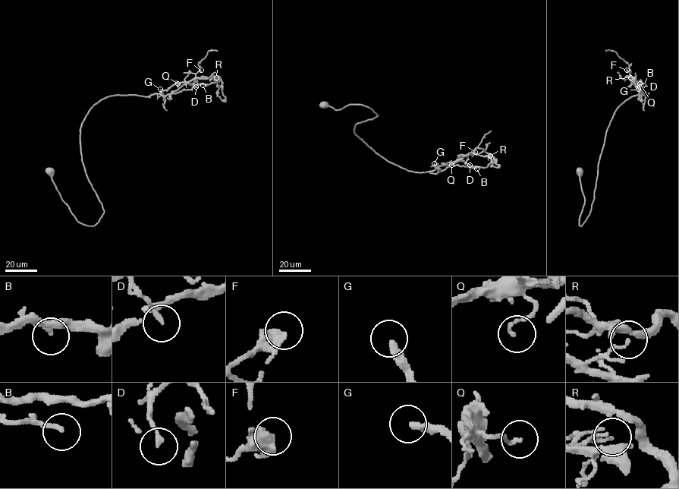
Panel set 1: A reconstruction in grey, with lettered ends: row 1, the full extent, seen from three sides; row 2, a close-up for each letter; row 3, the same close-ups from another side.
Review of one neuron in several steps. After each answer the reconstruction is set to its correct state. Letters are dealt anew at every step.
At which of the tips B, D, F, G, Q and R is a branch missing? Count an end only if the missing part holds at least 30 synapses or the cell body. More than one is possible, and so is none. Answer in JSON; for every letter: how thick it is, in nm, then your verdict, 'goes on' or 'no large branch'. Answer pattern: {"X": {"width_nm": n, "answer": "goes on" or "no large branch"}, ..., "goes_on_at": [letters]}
{"B": {"width_nm": 170, "answer": "no large branch"}, "D": {"width_nm": 120, "answer": "no large branch"}, "F": {"width_nm": 440, "answer": "no large branch"}, "G": {"width_nm": 300, "answer": "goes on"}, "Q": {"width_nm": 110, "answer": "no large branch"}, "R": {"width_nm": 90, "answer": "no large branch"}, "goes_on_at": ["G"]}

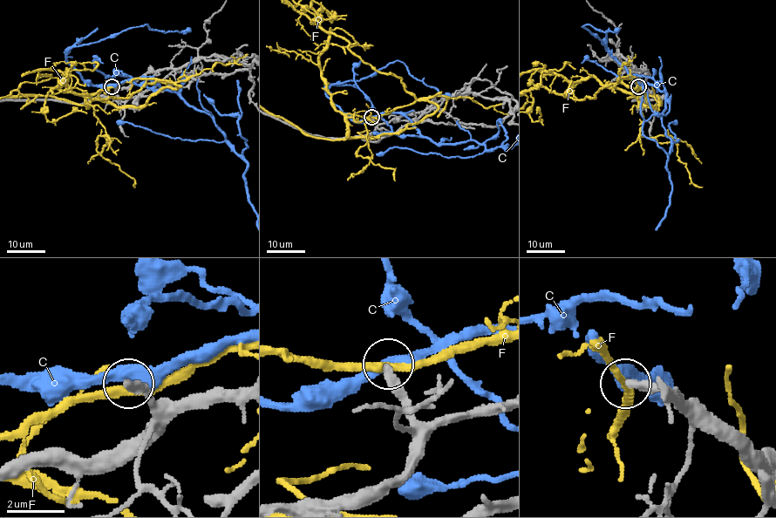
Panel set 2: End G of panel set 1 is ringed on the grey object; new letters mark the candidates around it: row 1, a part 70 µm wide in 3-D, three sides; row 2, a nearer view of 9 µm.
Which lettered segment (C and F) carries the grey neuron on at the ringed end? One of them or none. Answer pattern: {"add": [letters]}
{"add": []}

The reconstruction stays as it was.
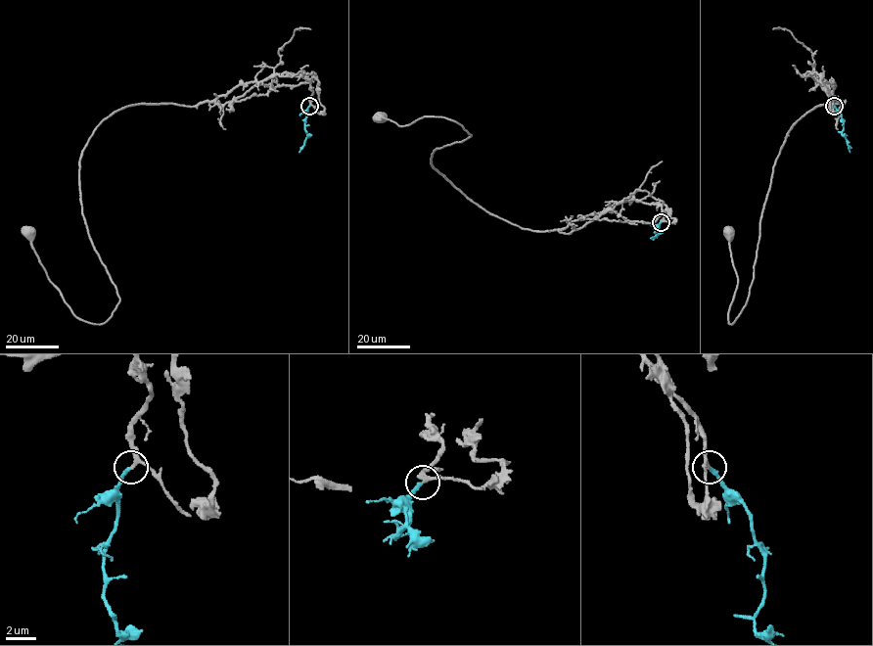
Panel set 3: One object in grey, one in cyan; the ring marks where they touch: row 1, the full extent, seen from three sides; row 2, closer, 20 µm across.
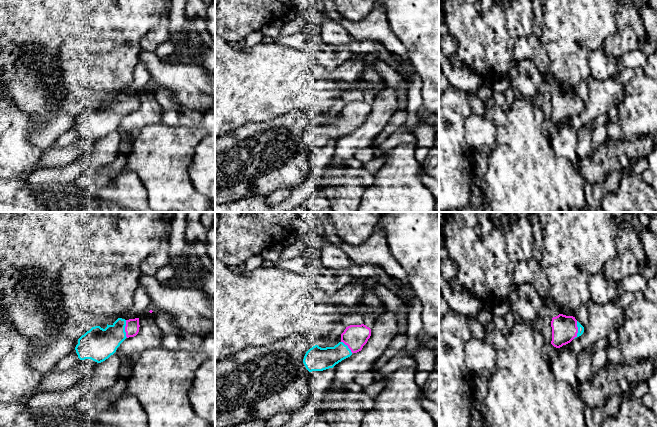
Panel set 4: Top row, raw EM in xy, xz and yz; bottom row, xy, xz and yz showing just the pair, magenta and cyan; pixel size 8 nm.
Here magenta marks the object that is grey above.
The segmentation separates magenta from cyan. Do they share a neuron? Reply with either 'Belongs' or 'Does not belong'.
Belongs

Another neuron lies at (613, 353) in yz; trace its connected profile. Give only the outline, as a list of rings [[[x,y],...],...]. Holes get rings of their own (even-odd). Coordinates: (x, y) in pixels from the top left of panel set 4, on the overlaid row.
[[[613,341],[610,346],[606,349],[606,351],[607,361],[609,364],[619,363],[621,353],[617,341]]]

